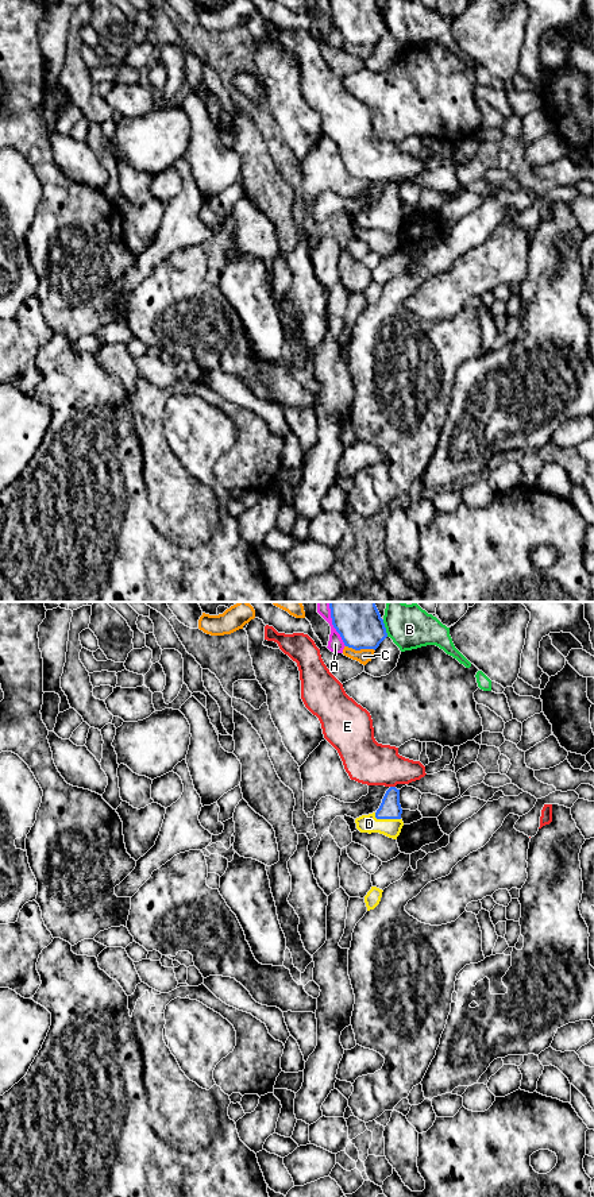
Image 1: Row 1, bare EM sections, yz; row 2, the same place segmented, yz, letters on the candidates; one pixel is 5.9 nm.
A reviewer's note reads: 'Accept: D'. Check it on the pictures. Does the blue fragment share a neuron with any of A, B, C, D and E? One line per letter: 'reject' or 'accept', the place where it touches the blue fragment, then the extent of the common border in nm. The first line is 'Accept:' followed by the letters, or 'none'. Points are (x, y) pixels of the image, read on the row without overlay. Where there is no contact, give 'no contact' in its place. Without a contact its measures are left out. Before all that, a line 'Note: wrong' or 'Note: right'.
Note: right
Accept: D
A: reject; contact yz (332, 19); length 260 nm
B: reject; contact yz (385, 23); length 110 nm
C: reject; contact yz (361, 43); length 180 nm
D: accept; contact yz (386, 213); length 170 nm
E: reject; contact yz (393, 182); length 30 nm

